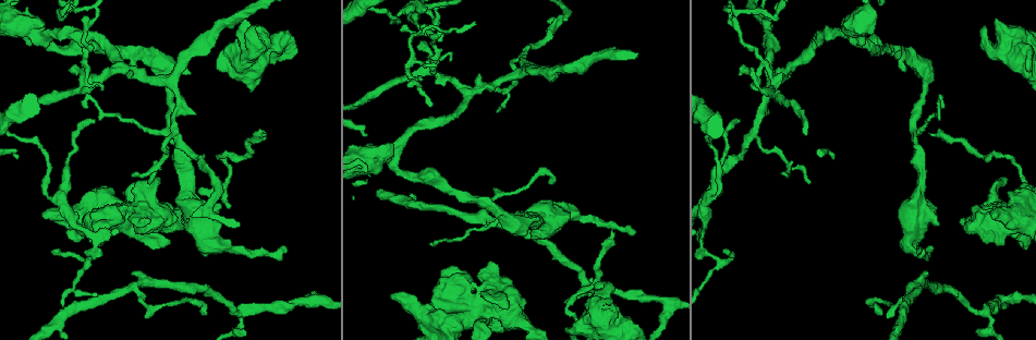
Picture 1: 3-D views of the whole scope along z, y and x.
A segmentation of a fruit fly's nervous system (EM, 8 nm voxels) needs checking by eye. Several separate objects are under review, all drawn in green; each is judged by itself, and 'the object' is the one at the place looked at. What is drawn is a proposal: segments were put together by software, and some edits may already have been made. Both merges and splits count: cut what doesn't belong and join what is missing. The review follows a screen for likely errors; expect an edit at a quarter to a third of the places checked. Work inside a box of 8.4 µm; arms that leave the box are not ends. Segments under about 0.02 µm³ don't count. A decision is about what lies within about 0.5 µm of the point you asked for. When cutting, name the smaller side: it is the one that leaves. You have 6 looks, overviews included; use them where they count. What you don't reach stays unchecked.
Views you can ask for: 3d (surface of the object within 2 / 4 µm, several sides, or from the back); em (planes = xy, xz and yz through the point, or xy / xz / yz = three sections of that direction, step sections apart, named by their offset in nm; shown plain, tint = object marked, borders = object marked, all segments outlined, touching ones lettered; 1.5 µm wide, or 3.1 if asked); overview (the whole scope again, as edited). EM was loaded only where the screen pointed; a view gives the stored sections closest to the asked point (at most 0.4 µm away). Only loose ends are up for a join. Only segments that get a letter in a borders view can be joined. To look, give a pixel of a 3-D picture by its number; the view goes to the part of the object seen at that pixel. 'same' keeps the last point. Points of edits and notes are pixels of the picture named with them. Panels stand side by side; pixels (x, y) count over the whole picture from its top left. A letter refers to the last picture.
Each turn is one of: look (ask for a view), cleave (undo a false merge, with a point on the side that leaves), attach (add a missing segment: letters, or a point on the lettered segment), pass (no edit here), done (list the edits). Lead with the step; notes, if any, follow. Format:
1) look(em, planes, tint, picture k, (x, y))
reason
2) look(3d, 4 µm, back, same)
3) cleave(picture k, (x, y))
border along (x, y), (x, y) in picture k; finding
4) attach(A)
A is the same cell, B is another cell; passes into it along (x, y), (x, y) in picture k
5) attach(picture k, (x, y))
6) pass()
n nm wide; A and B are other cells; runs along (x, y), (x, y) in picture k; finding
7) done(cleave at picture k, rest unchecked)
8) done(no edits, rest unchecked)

look(em, planes, tint, picture 1, (855, 38))
arms part here

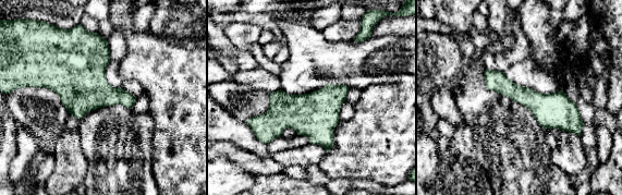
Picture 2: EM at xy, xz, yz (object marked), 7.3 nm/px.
look(em, planes, borders, same)
see the neighbours

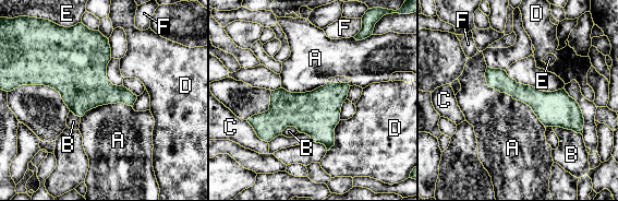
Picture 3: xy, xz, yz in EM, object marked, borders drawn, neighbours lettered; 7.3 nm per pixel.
pass()
A, B, C, D, E and F are other cells; border along (486, 67), (486, 83), (545, 126) in picture 3; one neuron here

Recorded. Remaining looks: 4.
look(em, planes, plain, picture 1, (88, 81))
sharp bend

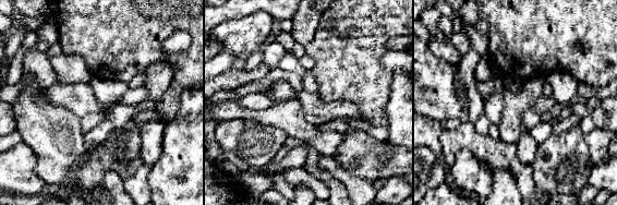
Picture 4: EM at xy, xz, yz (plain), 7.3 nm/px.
look(em, planes, borders, same)

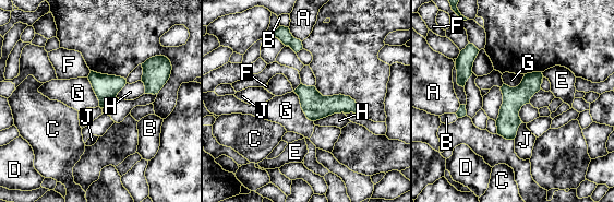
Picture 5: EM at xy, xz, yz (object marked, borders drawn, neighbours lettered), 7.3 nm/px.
pass()
150 nm wide; G touches over 260 nm; A, B, C, D, E, F, G, H and J are other cells; one neuron here

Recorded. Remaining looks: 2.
look(em, planes, plain, picture 1, (553, 180))
free end

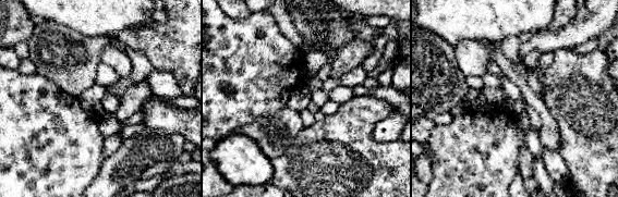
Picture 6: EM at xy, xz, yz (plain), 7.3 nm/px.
look(em, planes, borders, same)

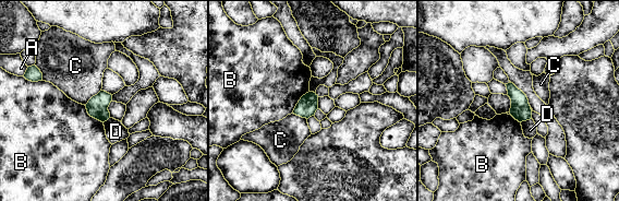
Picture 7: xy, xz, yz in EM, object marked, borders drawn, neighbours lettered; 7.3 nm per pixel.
pass()
B touches over 190 nm; A, B, C and D are other cells; border along (100, 90), (85, 105) in picture 7; no lettered segment goes on from it

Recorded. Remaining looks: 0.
done(no edits, rest unchecked)

